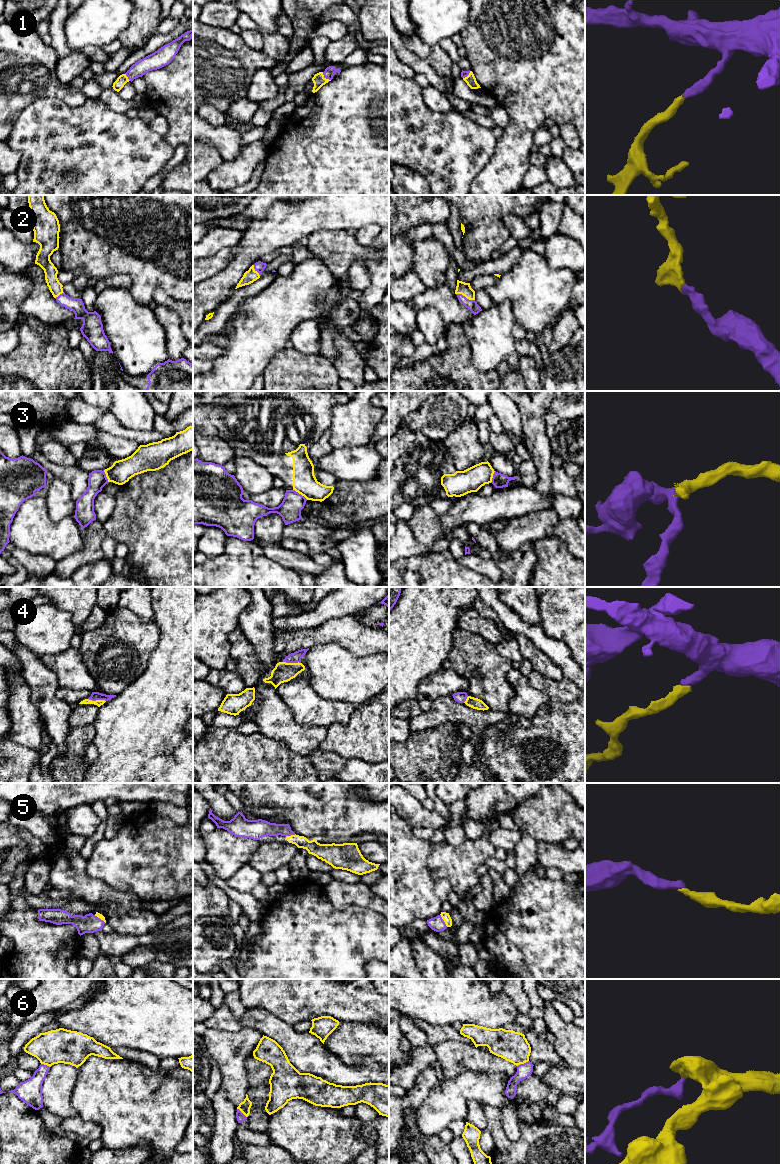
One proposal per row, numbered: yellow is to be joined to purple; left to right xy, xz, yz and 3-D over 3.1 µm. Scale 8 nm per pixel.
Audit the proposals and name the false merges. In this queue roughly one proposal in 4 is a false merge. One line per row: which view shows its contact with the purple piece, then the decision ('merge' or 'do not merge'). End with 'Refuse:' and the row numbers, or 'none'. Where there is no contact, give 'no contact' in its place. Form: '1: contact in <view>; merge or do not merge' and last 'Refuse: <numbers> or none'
1: contact in xz; merge
2: contact in yz; merge
3: contact in xz; do not merge
4: contact in xy; merge
5: contact in yz; merge
6: contact in yz; do not merge
Refuse: 3, 6

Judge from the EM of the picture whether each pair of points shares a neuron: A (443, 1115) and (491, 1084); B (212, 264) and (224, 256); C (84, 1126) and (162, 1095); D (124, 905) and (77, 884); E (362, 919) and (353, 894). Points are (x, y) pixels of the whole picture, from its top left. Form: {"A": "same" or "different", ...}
{"A": "same", "B": "same", "C": "different", "D": "same", "E": "different"}

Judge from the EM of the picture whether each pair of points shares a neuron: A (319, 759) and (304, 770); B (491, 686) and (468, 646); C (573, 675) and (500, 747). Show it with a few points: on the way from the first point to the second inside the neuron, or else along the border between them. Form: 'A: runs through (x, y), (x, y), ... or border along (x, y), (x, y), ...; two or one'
A: border along (309, 758), (312, 765), (319, 772); two
B: runs through (487, 676), (486, 670), (473, 656); one
C: border along (563, 676), (574, 683); two

